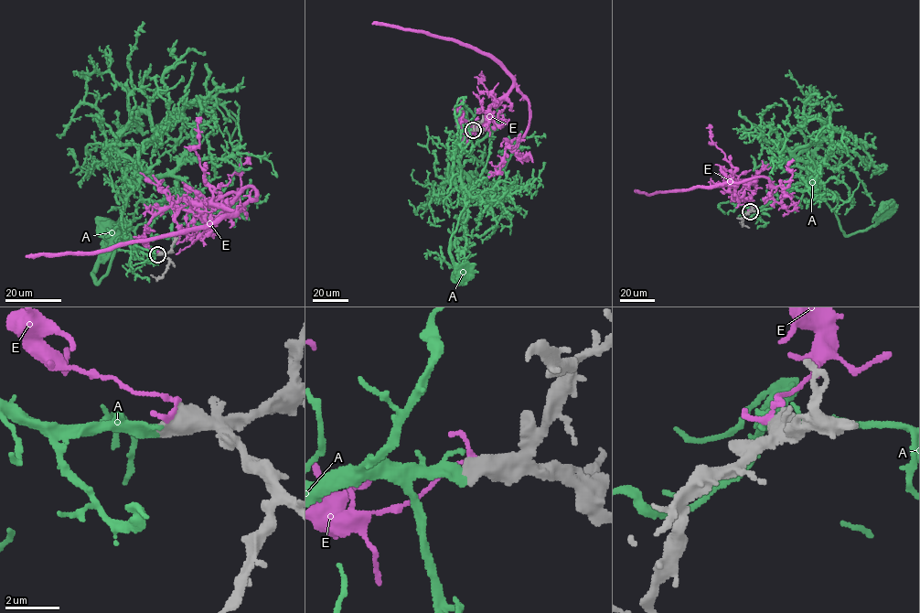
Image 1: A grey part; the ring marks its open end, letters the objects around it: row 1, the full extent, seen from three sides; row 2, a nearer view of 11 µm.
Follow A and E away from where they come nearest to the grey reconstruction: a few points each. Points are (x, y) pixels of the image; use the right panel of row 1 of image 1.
A: (750, 211), (790, 193), (808, 177), (847, 235), (873, 226), (884, 211)
E: (749, 210), (752, 204), (739, 195), (748, 182), (746, 186), (726, 182), (650, 194), (636, 190)

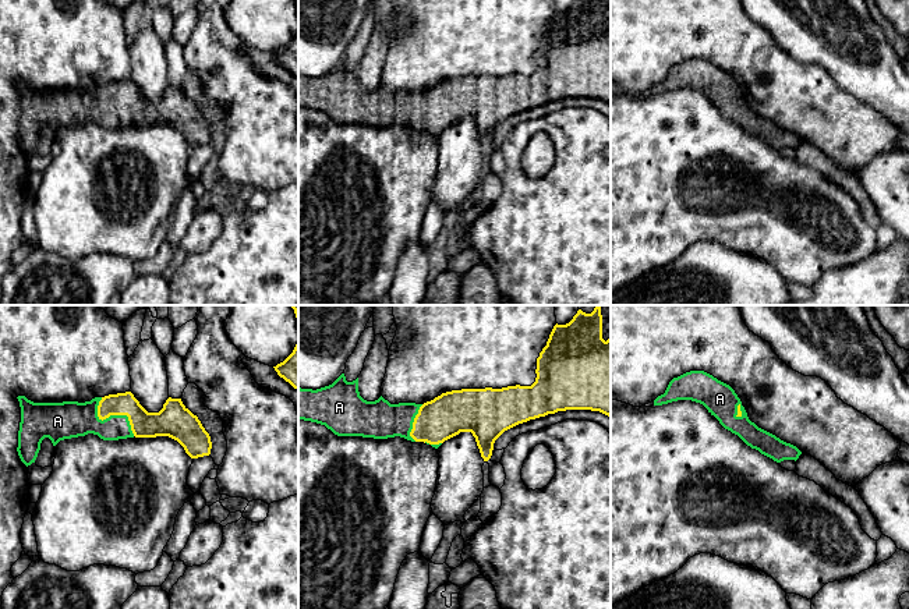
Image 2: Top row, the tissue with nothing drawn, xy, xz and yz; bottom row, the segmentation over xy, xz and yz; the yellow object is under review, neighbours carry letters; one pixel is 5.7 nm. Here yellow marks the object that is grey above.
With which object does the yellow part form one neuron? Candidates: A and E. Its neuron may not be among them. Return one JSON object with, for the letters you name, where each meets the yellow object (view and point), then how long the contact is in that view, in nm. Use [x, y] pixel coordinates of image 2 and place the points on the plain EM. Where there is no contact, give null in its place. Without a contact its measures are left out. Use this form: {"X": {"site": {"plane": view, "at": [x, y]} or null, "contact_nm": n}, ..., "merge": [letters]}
{"A": {"site": {"plane": "xy", "at": [113, 102]}, "contact_nm": 300}, "merge": ["A"]}

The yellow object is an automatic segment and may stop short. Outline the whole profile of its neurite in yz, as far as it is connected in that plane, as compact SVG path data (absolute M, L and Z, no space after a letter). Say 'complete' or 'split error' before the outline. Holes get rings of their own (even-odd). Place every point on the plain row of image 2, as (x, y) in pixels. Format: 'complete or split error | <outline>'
split error | M690 59L673 65L665 81L654 88L654 93L678 88L692 88L703 92L725 117L777 151L784 148L796 149L802 142L796 134L781 128L751 110L735 78L704 59Z

